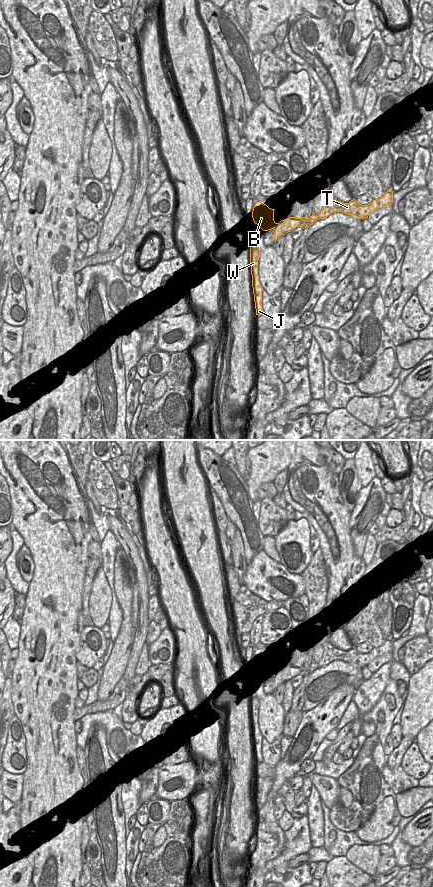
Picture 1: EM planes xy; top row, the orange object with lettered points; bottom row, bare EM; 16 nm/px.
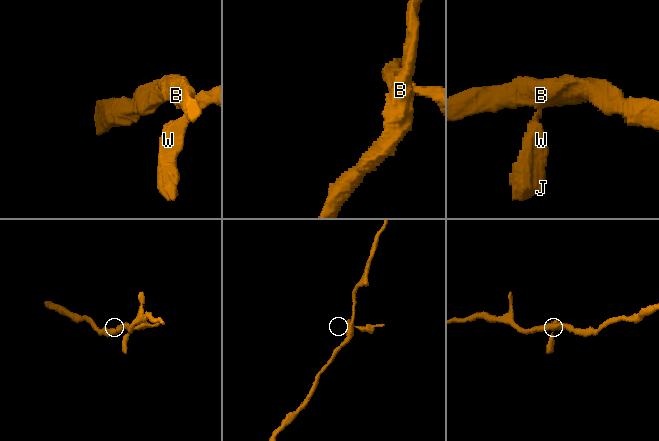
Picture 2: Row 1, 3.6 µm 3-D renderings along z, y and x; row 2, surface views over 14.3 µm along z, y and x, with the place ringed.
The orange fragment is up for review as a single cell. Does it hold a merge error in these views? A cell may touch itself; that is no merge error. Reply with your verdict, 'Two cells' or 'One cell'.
Two cells.

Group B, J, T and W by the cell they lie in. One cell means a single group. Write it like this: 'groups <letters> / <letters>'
groups B / J T W

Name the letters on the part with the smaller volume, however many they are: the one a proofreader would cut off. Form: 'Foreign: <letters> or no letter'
Foreign: J, T, W

